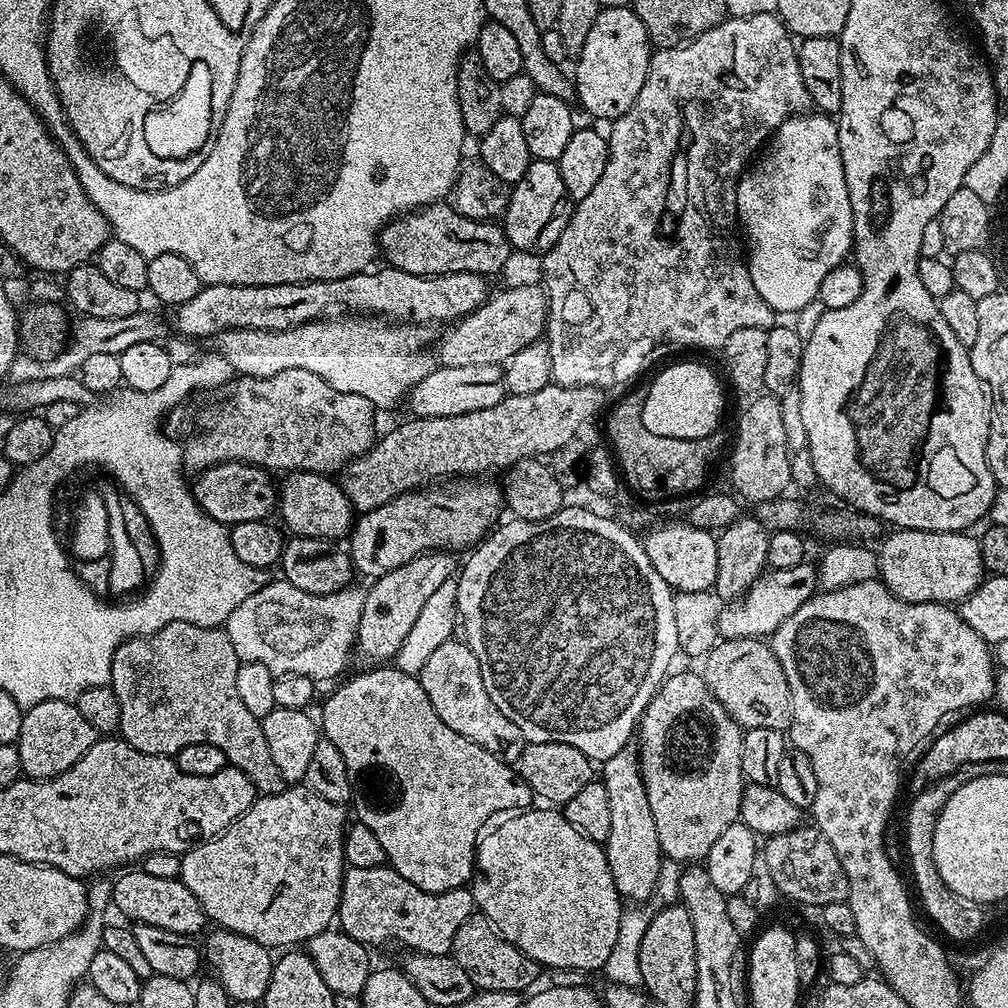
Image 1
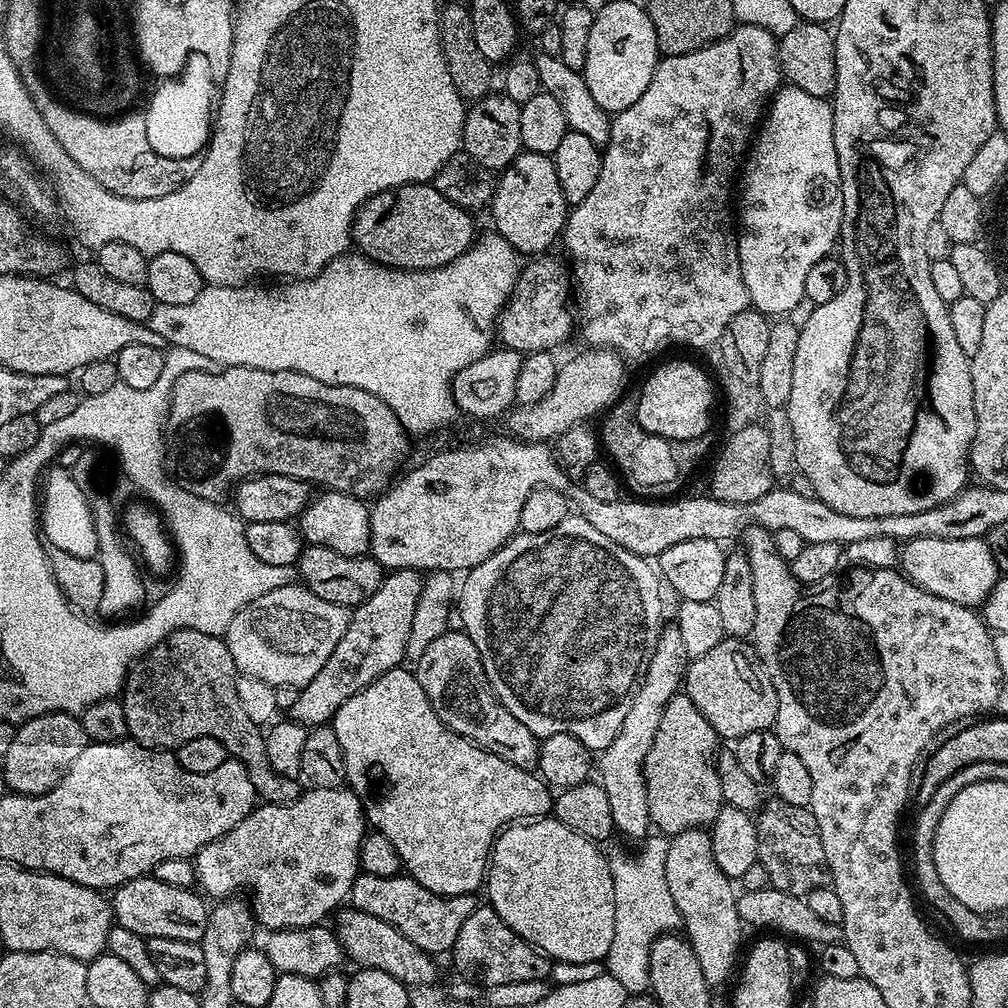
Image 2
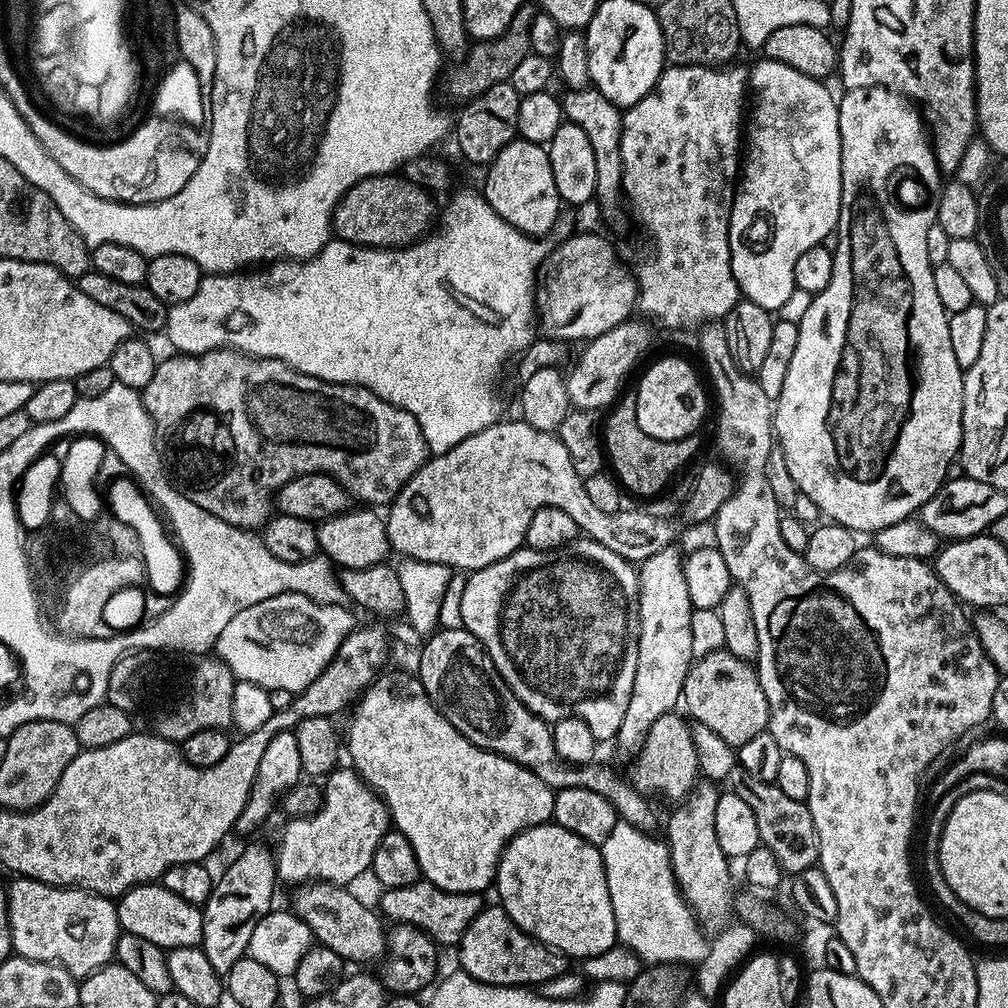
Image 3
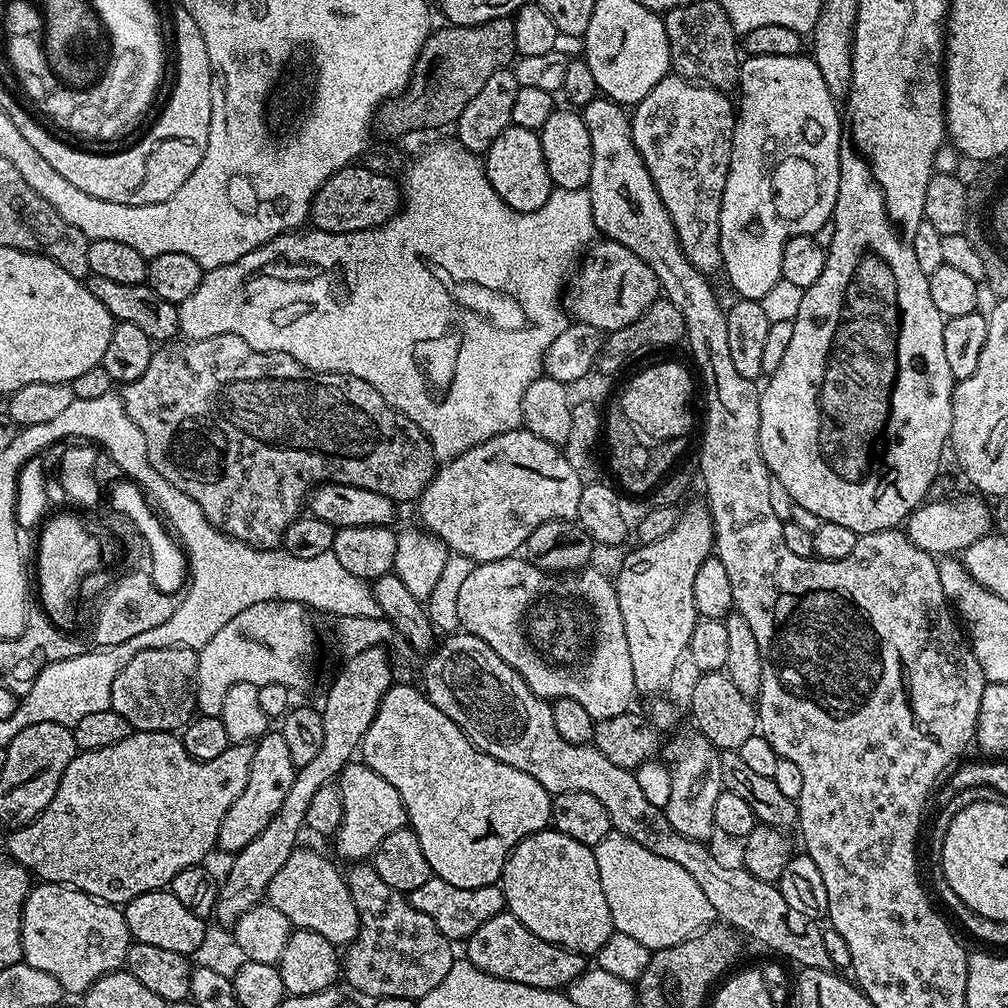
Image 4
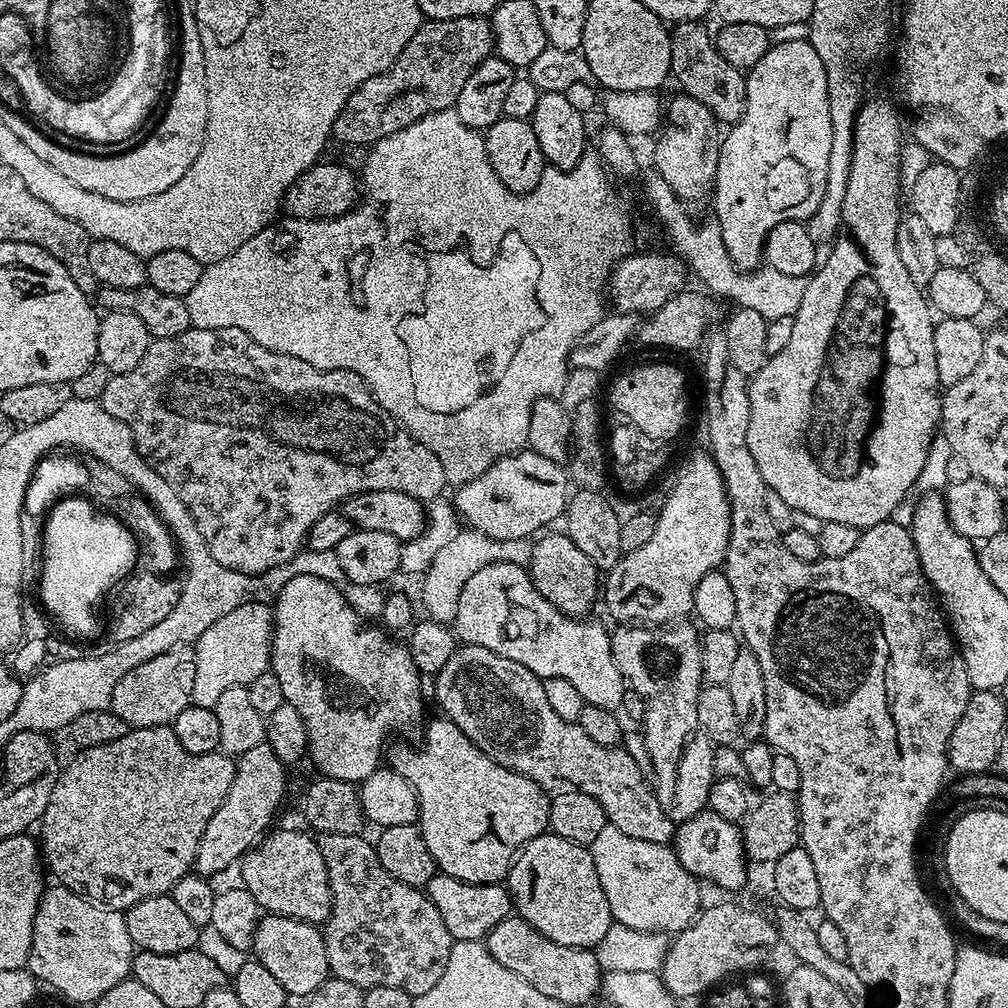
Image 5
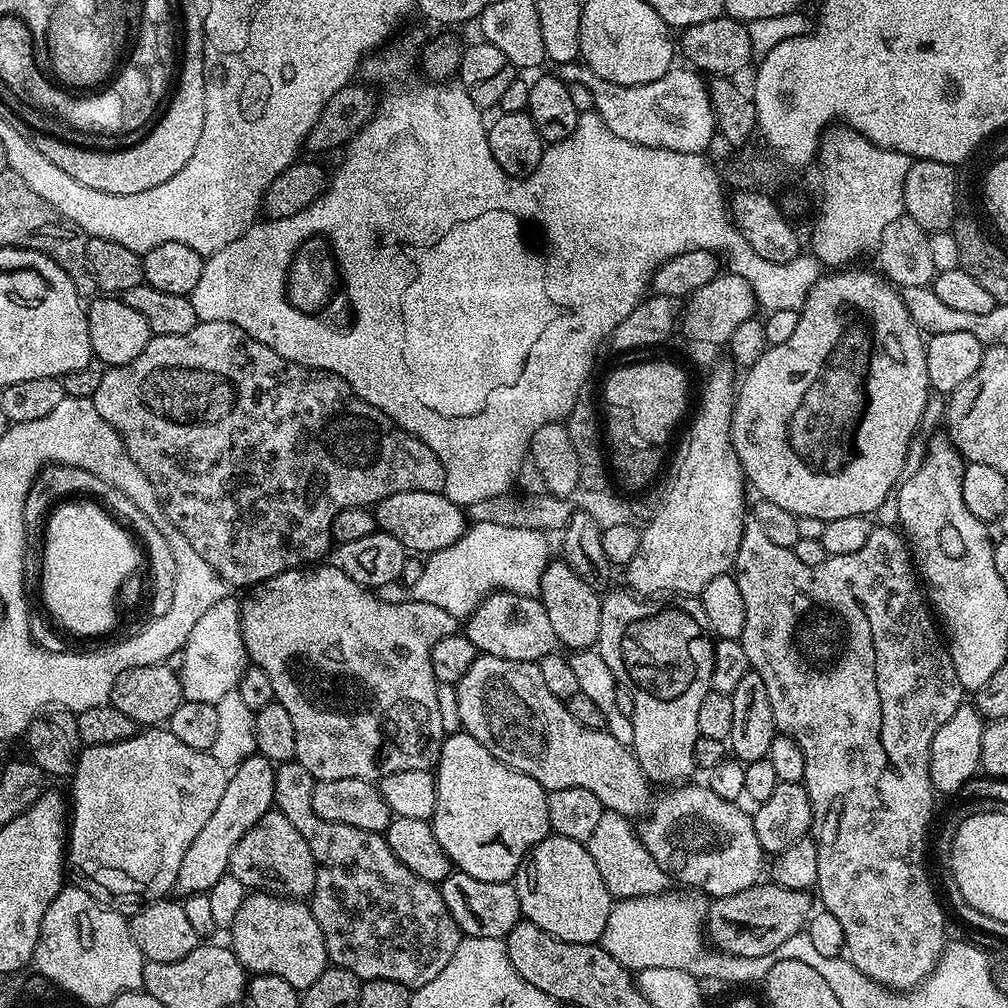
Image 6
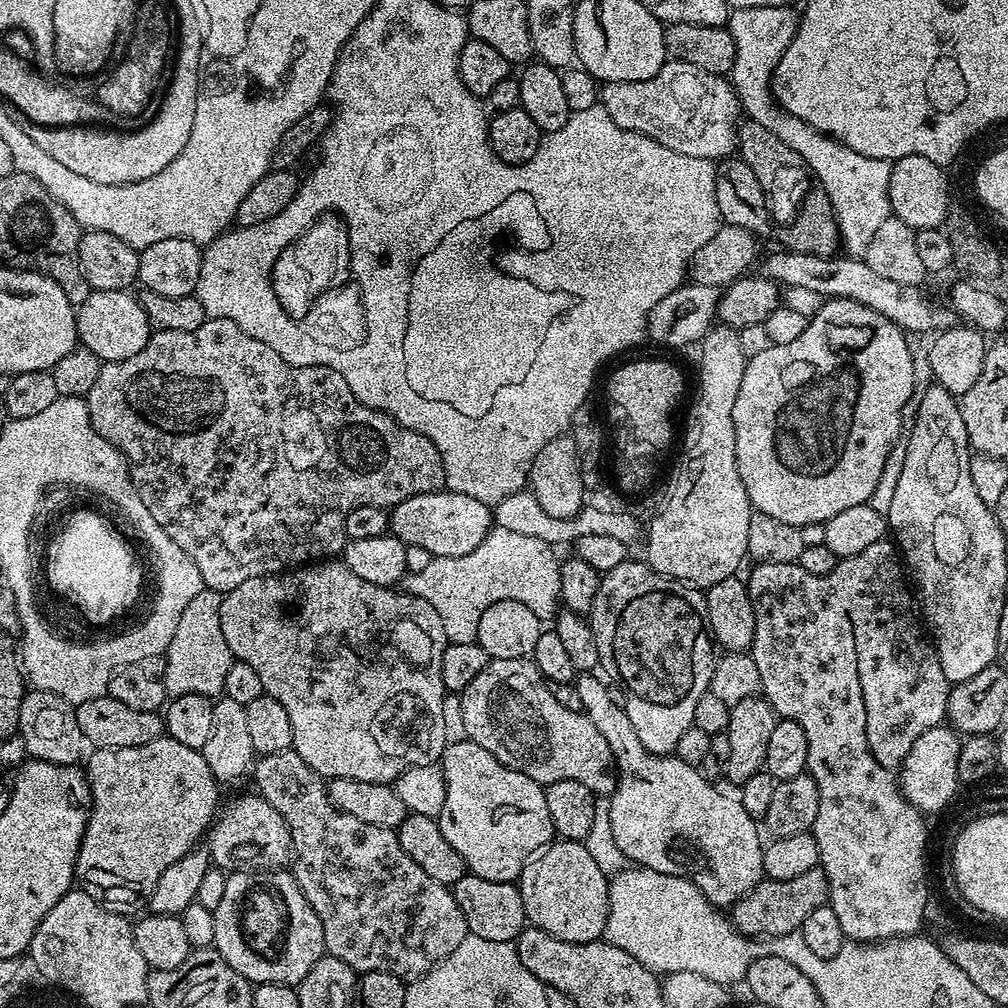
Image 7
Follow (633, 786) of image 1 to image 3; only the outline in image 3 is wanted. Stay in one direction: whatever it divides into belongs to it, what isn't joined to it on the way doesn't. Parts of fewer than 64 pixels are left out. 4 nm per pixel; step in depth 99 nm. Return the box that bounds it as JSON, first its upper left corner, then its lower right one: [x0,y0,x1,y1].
[614,548,694,754]

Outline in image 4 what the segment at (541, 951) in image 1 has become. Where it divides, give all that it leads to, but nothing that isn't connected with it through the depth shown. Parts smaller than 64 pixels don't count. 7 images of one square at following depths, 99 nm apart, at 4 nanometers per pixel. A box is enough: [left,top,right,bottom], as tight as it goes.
[502,830,614,954]

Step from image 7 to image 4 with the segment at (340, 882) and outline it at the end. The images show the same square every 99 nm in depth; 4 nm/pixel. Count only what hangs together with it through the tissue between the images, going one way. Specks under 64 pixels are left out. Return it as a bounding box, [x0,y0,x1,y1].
[342,862,454,1002]

